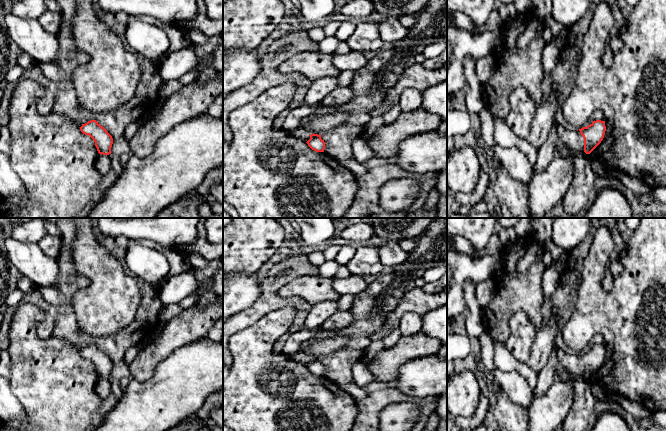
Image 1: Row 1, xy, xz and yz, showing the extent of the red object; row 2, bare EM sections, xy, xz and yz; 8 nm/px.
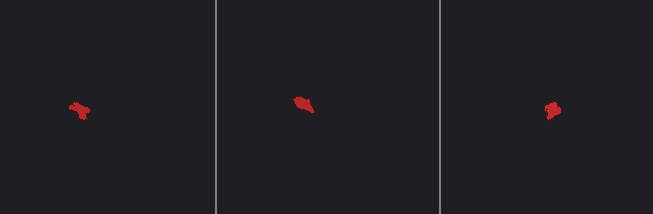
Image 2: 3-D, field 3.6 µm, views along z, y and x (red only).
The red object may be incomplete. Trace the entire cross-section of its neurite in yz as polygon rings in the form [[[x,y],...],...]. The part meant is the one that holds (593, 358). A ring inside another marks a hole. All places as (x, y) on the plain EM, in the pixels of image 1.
[[[593,345],[587,351],[568,354],[558,349],[558,366],[550,388],[538,398],[533,398],[527,410],[529,431],[555,431],[570,412],[574,400],[572,381],[563,382],[560,375],[567,371],[573,378],[584,375],[590,378],[603,364],[605,345]]]

